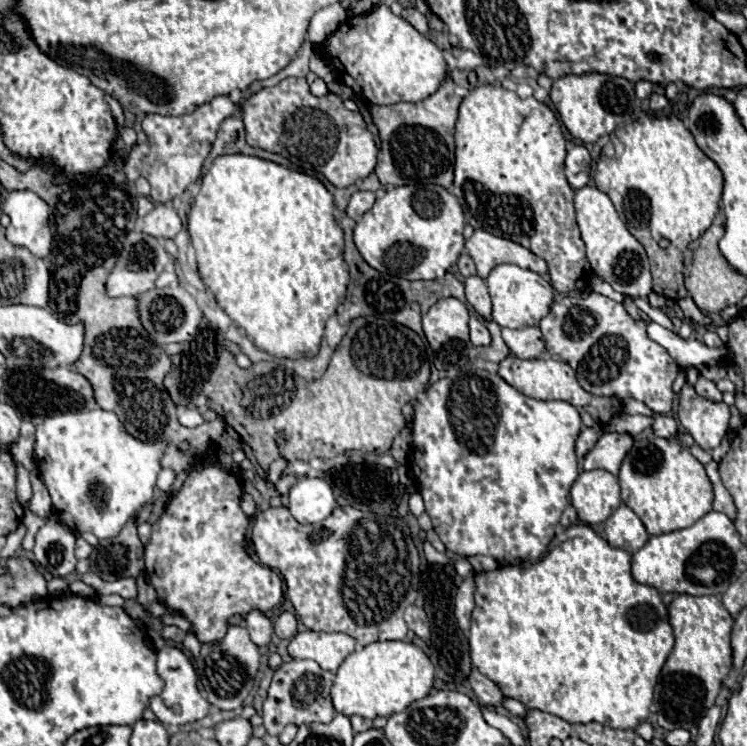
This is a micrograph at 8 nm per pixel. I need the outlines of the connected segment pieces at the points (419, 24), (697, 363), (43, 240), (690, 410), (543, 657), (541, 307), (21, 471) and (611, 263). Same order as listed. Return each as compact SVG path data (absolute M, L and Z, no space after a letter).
M405 7L405 9L403 9L403 13L401 13L401 17L403 17L405 21L409 21L409 23L419 31L419 33L423 33L423 35L425 35L425 33L429 31L427 19L425 19L425 17L415 9L415 7Z
M649 321L647 335L649 335L649 339L663 345L667 349L667 353L679 363L679 367L701 367L703 363L715 365L727 355L727 347L707 349L707 345L703 341L697 341L693 337L681 339L677 333L657 325L655 321Z
M9 191L3 201L3 213L11 217L7 239L13 245L25 245L33 255L47 257L54 239L47 225L49 205L33 191Z
M685 383L679 401L679 423L693 435L701 449L713 449L721 443L729 427L729 407L719 401L709 401L695 393L693 385Z
M585 523L573 525L571 529L575 531L575 537L551 549L547 555L541 557L541 561L533 565L499 567L495 571L483 571L475 575L475 605L477 607L473 609L473 621L471 621L471 631L469 631L471 661L483 675L487 675L503 691L503 695L521 701L527 709L547 711L551 715L565 719L567 723L591 723L597 719L597 723L611 727L611 729L635 729L639 723L643 723L649 717L649 707L653 701L653 689L655 689L657 677L675 643L673 629L669 625L667 607L663 605L661 593L655 587L641 585L631 577L631 555L627 551L611 547L603 537L599 537Z
M499 265L489 273L487 285L493 301L493 321L501 327L525 329L529 325L539 325L539 321L551 311L553 287L535 271L521 269L517 265Z
M15 463L15 471L17 471L17 499L19 501L29 501L29 497L31 497L29 471L21 463Z
M585 185L575 191L575 211L577 225L581 229L581 239L587 247L587 259L593 271L603 277L615 291L627 297L647 297L651 293L651 271L643 245L627 231L619 213L615 211L607 193L597 187Z

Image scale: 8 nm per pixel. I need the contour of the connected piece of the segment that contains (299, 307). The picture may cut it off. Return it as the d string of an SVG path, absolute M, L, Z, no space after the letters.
M241 153L219 155L213 159L211 169L201 179L201 189L195 195L195 201L189 209L187 231L191 235L191 243L197 253L199 273L201 273L205 287L215 295L217 303L235 321L235 325L241 327L259 349L263 349L271 355L289 357L289 359L317 355L319 343L323 337L323 329L325 329L325 321L335 313L337 305L343 303L345 293L347 293L347 283L349 283L349 269L347 269L347 263L343 261L343 229L337 225L337 221L333 217L333 195L327 191L327 187L319 179L299 173L299 171L293 171L289 167L277 165L273 161L251 157L251 155L241 155Z

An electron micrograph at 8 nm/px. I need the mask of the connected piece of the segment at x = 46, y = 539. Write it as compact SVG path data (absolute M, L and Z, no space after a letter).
M57 515L49 517L35 535L35 559L53 577L67 577L75 571L77 559L73 549L75 533Z

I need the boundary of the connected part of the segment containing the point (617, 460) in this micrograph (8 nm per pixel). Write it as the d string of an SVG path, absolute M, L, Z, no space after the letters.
M605 433L597 441L597 445L585 455L583 469L607 469L609 473L617 475L619 467L633 447L633 435L629 433Z

